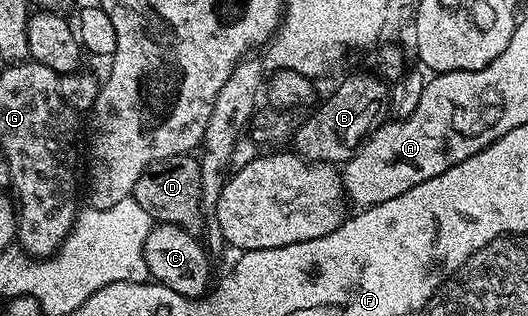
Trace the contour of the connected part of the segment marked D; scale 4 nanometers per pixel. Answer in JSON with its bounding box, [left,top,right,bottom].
[132,154,203,233]

